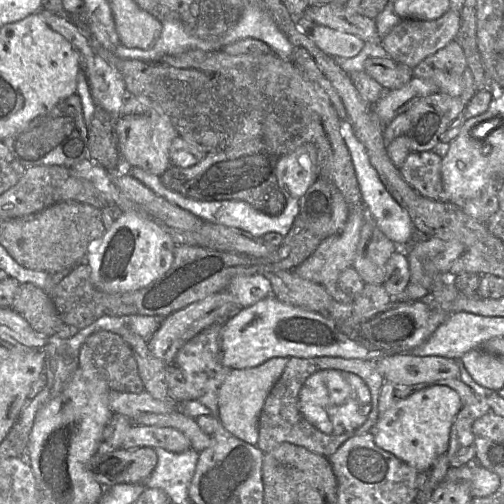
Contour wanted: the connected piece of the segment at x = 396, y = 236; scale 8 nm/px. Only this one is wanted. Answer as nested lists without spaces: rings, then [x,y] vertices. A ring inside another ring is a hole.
[[[349,121],[341,122],[341,135],[349,150],[354,171],[361,194],[361,204],[367,211],[368,218],[396,245],[408,244],[415,235],[415,226],[405,208],[403,208],[380,180],[377,171],[370,162],[369,155],[363,143],[356,137]]]

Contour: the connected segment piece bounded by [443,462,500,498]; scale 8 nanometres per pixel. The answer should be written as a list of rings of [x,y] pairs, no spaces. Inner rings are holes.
[[[477,462],[450,467],[443,482],[467,482],[473,498],[486,497],[497,491],[500,477]]]

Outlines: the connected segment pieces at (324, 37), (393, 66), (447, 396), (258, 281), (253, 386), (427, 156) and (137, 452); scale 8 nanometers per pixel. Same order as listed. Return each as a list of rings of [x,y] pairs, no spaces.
[[[319,24],[314,27],[311,38],[320,50],[332,57],[353,58],[366,44],[357,35]]]
[[[389,56],[368,57],[364,66],[366,73],[386,91],[401,88],[414,77],[413,68]]]
[[[432,385],[423,388],[412,395],[395,400],[394,404],[382,415],[379,416],[372,431],[375,444],[395,455],[418,472],[426,470],[436,458],[444,454],[448,448],[450,431],[453,421],[462,407],[458,393],[447,386]]]
[[[262,274],[234,277],[225,289],[233,296],[233,301],[244,308],[251,307],[272,294],[270,281]]]
[[[276,357],[259,366],[230,370],[218,392],[218,417],[227,431],[236,438],[256,445],[258,441],[258,423],[264,402],[275,383],[281,377],[289,358]]]
[[[432,151],[411,152],[399,171],[421,196],[432,201],[444,201],[441,162],[442,157]]]
[[[154,448],[118,449],[95,454],[87,463],[87,470],[102,486],[143,484],[158,462]]]

